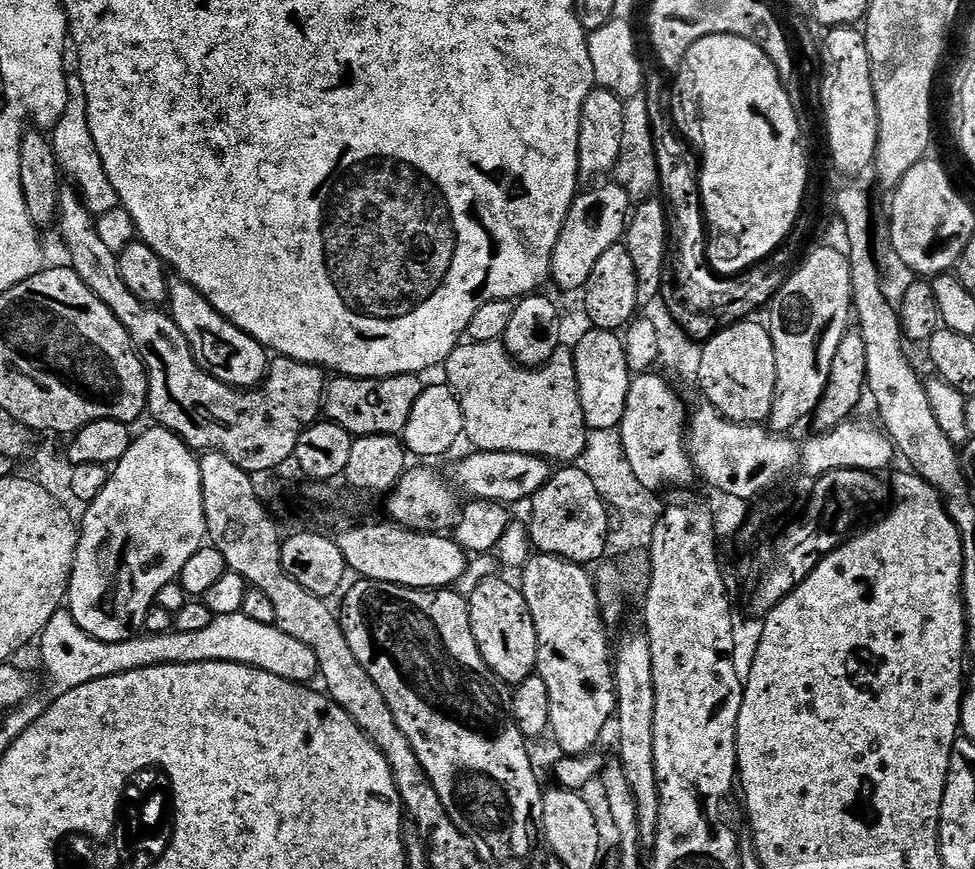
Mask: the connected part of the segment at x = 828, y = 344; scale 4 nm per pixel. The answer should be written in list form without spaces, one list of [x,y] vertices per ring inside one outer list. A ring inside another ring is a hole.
[[[819,245],[809,254],[804,264],[786,278],[784,285],[771,301],[771,308],[768,329],[774,342],[775,392],[768,426],[773,433],[788,434],[802,420],[807,417],[809,419],[815,413],[817,405],[824,396],[830,369],[834,364],[835,355],[838,354],[842,338],[850,330],[853,307],[848,257],[826,245]]]

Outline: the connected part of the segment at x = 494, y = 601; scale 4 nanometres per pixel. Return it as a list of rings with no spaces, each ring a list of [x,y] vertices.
[[[492,576],[484,580],[472,596],[467,597],[470,610],[470,626],[474,630],[474,642],[478,642],[478,650],[494,670],[501,682],[515,686],[526,682],[536,670],[538,662],[538,630],[534,626],[534,618],[530,618],[530,606],[526,606],[526,598],[519,587],[508,580],[499,580]]]

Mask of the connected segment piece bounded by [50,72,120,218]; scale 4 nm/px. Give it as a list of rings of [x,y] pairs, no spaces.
[[[72,72],[68,75],[66,110],[63,111],[62,118],[53,125],[50,139],[61,171],[67,177],[70,176],[68,178],[79,189],[84,205],[94,218],[120,207],[120,195],[106,174],[101,155],[98,154],[98,148],[90,132],[89,103],[86,102],[86,90],[79,73]]]

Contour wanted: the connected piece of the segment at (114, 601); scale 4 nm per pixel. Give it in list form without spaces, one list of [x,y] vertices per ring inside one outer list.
[[[151,427],[131,441],[124,456],[111,469],[102,494],[85,507],[85,514],[80,518],[66,608],[82,630],[102,642],[128,641],[139,635],[160,590],[179,579],[182,567],[207,539],[197,453],[168,428]]]

